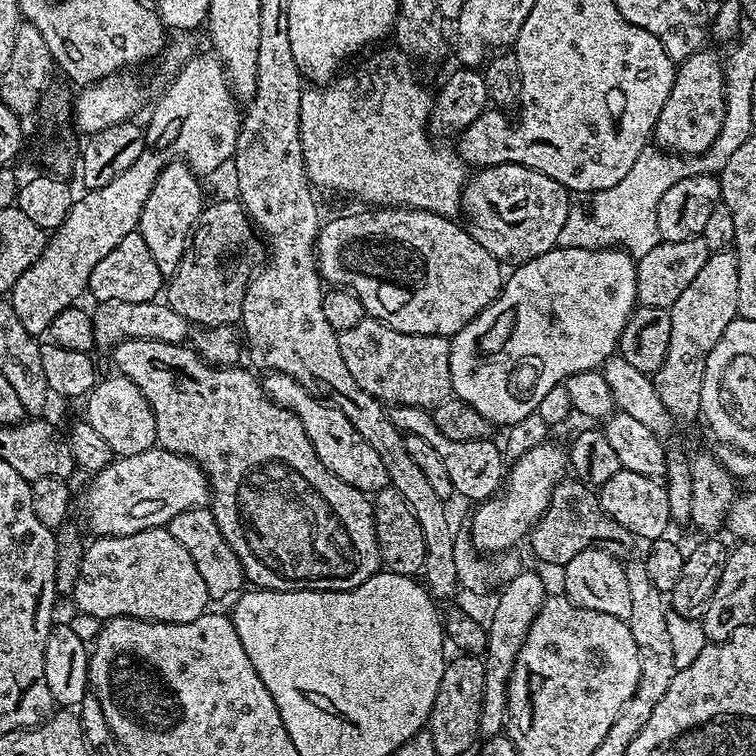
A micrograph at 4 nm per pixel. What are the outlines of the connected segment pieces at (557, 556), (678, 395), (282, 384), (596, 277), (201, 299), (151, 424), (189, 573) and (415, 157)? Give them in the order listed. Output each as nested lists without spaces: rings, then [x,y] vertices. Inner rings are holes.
[[[565,478],[554,486],[554,494],[538,522],[534,525],[530,533],[532,540],[532,552],[544,564],[556,564],[563,566],[574,558],[574,554],[582,554],[582,550],[587,548],[606,548],[617,558],[628,558],[633,555],[632,547],[638,544],[637,537],[632,535],[626,526],[618,526],[614,518],[610,518],[602,510],[599,495],[589,485],[583,484],[575,478]]]
[[[725,250],[709,255],[698,278],[682,290],[678,302],[670,309],[670,346],[662,366],[654,373],[654,383],[662,406],[673,421],[684,424],[701,415],[702,378],[710,350],[722,338],[722,330],[738,318],[738,258],[735,251]]]
[[[264,372],[262,383],[265,396],[278,406],[289,408],[302,422],[314,446],[314,454],[322,458],[322,466],[326,466],[330,474],[342,478],[342,482],[365,494],[375,494],[389,487],[386,465],[383,464],[382,458],[378,458],[374,446],[370,446],[370,442],[366,442],[366,438],[362,438],[358,430],[354,430],[354,422],[350,422],[350,418],[346,418],[342,410],[309,394],[301,384],[294,382],[294,378],[290,378],[290,374]]]
[[[559,246],[547,251],[546,254],[539,255],[538,258],[527,260],[524,264],[517,265],[505,279],[500,295],[495,302],[486,308],[480,315],[476,315],[466,326],[462,328],[451,339],[450,346],[450,372],[453,395],[480,414],[493,425],[511,426],[526,416],[535,413],[536,408],[541,404],[547,391],[552,390],[554,386],[564,383],[574,373],[584,373],[595,371],[603,367],[605,361],[612,355],[615,355],[619,347],[619,341],[622,330],[626,322],[632,315],[632,311],[637,307],[637,270],[635,257],[620,247],[615,248],[578,248]]]
[[[239,199],[220,200],[209,208],[207,205],[192,229],[178,270],[167,281],[166,303],[193,325],[235,325],[242,314],[248,282],[258,268],[256,259],[260,255],[261,259],[265,252],[265,245]]]
[[[119,374],[111,375],[105,380],[104,377],[97,379],[92,391],[86,397],[87,424],[94,426],[94,431],[105,439],[113,457],[116,458],[142,454],[142,450],[157,447],[154,410],[150,410],[150,402],[146,402],[146,394],[142,394],[142,390],[138,390],[138,386],[130,382],[130,378]]]
[[[167,527],[142,530],[138,534],[102,536],[93,539],[84,549],[82,570],[78,570],[78,582],[74,586],[70,600],[71,603],[76,603],[76,606],[74,606],[76,612],[85,612],[94,618],[98,618],[102,622],[113,620],[115,616],[129,616],[130,618],[138,618],[139,620],[157,620],[158,622],[166,622],[167,624],[181,624],[182,622],[194,622],[194,618],[203,616],[210,608],[206,582],[202,582],[202,577],[198,575],[198,566],[194,566],[194,558],[190,558],[190,554],[186,554],[184,547],[182,547],[179,542],[170,535]]]
[[[395,46],[384,47],[377,47],[363,58],[357,59],[349,72],[341,71],[335,80],[319,86],[305,87],[300,111],[300,141],[309,181],[317,189],[320,187],[328,192],[353,196],[354,199],[361,200],[364,203],[361,205],[364,206],[417,208],[439,216],[459,217],[470,169],[455,147],[432,145],[428,115],[432,112],[433,93],[428,93],[420,85],[420,80],[412,69],[413,61],[408,55]]]

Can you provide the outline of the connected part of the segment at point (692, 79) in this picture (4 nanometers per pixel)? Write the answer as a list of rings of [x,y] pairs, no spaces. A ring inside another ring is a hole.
[[[708,51],[695,52],[690,54],[690,58],[679,61],[670,98],[666,98],[662,114],[658,114],[654,140],[669,154],[700,156],[710,150],[714,138],[720,136],[722,122],[726,118],[724,66],[722,56]]]

